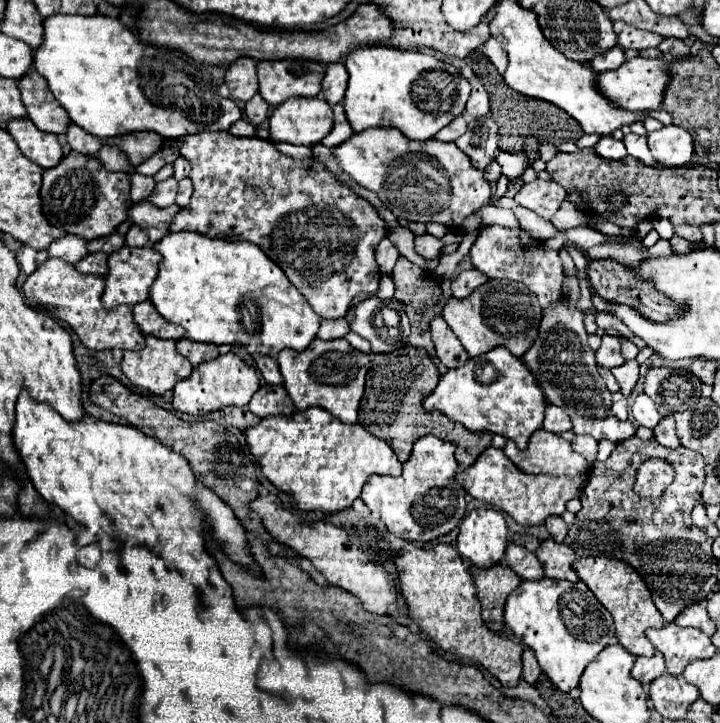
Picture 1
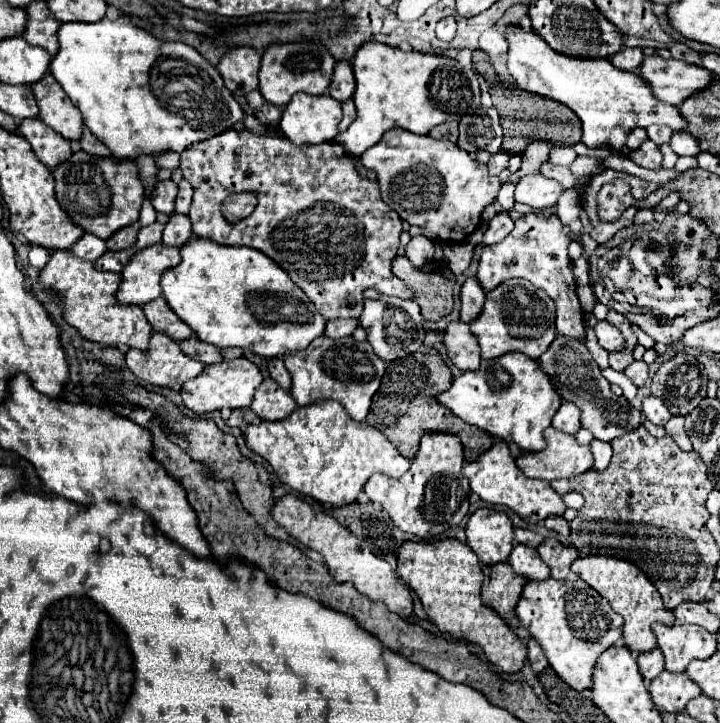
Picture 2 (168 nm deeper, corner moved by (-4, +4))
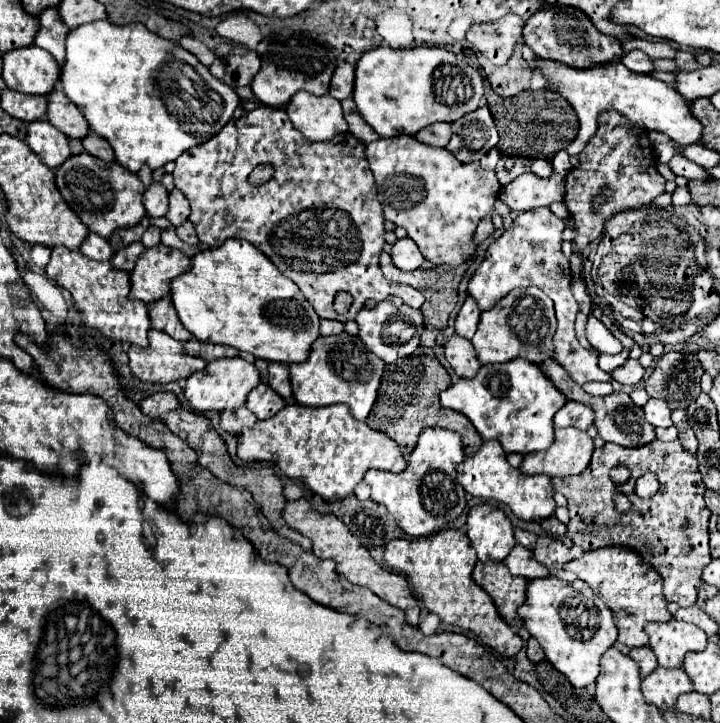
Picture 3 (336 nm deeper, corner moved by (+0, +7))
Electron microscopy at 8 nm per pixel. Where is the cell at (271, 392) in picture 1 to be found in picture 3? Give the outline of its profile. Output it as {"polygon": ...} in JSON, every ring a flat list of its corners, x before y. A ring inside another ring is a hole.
{"polygon":[[259,384,259,386,255,386,255,388,249,392,245,406,247,406,259,420,267,420,267,418,271,418,273,414,277,414,277,412,285,406,285,400,283,400,275,390,271,390,271,386]]}

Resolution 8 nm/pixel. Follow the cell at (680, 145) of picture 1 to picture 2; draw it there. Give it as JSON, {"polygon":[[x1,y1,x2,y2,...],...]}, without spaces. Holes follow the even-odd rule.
{"polygon":[[673,131,669,147,677,155,697,155,701,151,697,139,693,139,693,135,689,131]]}

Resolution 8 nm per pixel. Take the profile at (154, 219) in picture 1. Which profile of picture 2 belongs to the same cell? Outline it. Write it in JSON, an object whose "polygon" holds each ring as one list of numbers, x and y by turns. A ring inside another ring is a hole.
{"polygon":[[175,211,169,215,169,221,165,223,163,229,163,239,161,243,167,247,179,247,183,245,189,237,193,235,191,231,191,221,187,215,177,215]]}

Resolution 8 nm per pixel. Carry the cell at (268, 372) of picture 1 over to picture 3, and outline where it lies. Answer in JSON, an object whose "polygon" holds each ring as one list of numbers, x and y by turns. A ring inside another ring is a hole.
{"polygon":[[271,362,269,364,269,386,281,394,281,398,285,400,291,400,293,398,293,392,291,392,291,380,289,380,289,366,287,364,277,364,277,362]]}

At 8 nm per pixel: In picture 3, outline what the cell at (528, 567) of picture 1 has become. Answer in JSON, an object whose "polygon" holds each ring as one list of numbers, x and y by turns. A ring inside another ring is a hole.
{"polygon":[[517,544,511,554,507,556,505,560,507,568,511,570,513,576,521,576,521,578,527,578,527,580,535,580,535,578,547,578,549,576,549,570,539,564,535,558,533,558,533,552,523,548,521,544]]}

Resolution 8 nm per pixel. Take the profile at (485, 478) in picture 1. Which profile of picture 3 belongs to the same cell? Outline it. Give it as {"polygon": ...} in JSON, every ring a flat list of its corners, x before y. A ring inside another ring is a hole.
{"polygon":[[497,440,483,442,483,446,461,464,457,464,457,480,475,498,495,500,505,506,519,518,519,520,543,520,555,512,553,500,553,486,549,476,525,476,517,468,511,468,507,462,507,454,503,452]]}

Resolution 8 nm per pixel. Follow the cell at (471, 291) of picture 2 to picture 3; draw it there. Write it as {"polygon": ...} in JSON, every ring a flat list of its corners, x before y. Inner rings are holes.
{"polygon":[[467,298,465,304,461,306,459,314,457,314,457,320,455,320,455,334,463,336,463,338,471,338,477,330,477,324,479,324,479,308,477,304,473,302,473,298]]}

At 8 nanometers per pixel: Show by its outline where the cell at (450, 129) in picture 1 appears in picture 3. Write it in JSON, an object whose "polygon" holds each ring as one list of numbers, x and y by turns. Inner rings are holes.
{"polygon":[[447,122,431,124,431,128,423,128,415,136,415,140,421,140,421,144,439,146,439,148,445,148,449,144,449,138,451,138,451,124,447,124]]}

